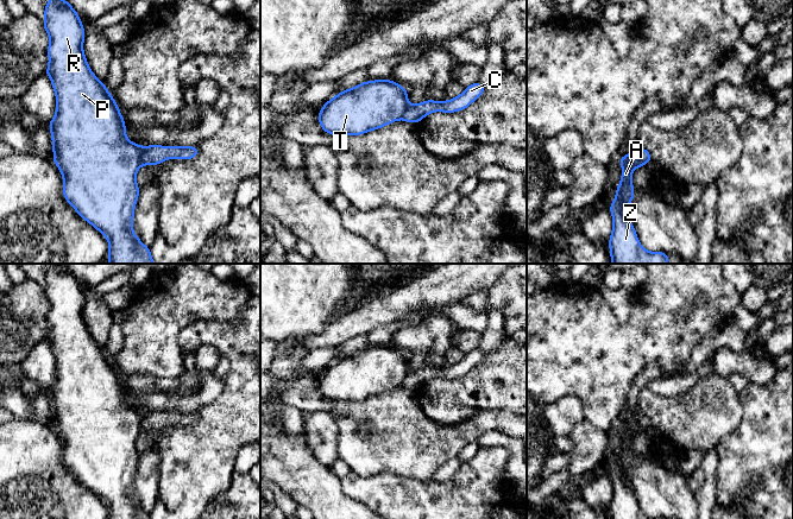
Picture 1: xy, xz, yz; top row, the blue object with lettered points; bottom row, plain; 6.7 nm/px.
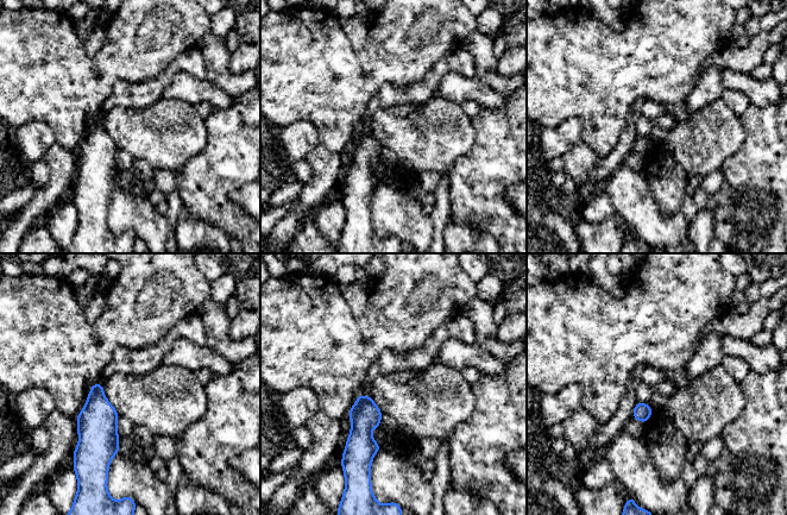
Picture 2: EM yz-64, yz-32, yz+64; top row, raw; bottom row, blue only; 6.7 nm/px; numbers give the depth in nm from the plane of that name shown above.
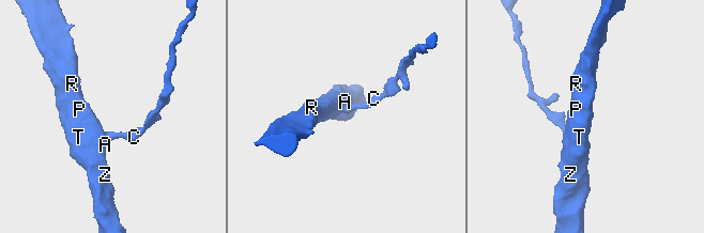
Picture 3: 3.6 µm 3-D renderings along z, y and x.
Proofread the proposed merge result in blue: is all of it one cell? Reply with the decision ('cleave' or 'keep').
cleave

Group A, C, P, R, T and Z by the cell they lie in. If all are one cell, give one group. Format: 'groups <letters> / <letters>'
groups A P R T Z / C

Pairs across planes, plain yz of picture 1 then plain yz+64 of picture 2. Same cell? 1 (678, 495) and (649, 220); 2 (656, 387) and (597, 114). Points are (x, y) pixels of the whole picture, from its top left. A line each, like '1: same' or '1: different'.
1: same
2: different

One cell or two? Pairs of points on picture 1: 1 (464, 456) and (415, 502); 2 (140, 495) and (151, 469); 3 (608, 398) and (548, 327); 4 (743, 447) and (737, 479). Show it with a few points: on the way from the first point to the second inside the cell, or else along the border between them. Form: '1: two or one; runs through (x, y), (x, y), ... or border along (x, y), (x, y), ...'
1: two; border along (479, 447), (478, 451), (463, 463)
2: one; runs through (145, 489), (146, 475)
3: one; runs through (602, 380), (566, 345)
4: one; runs through (740, 455), (738, 470)

